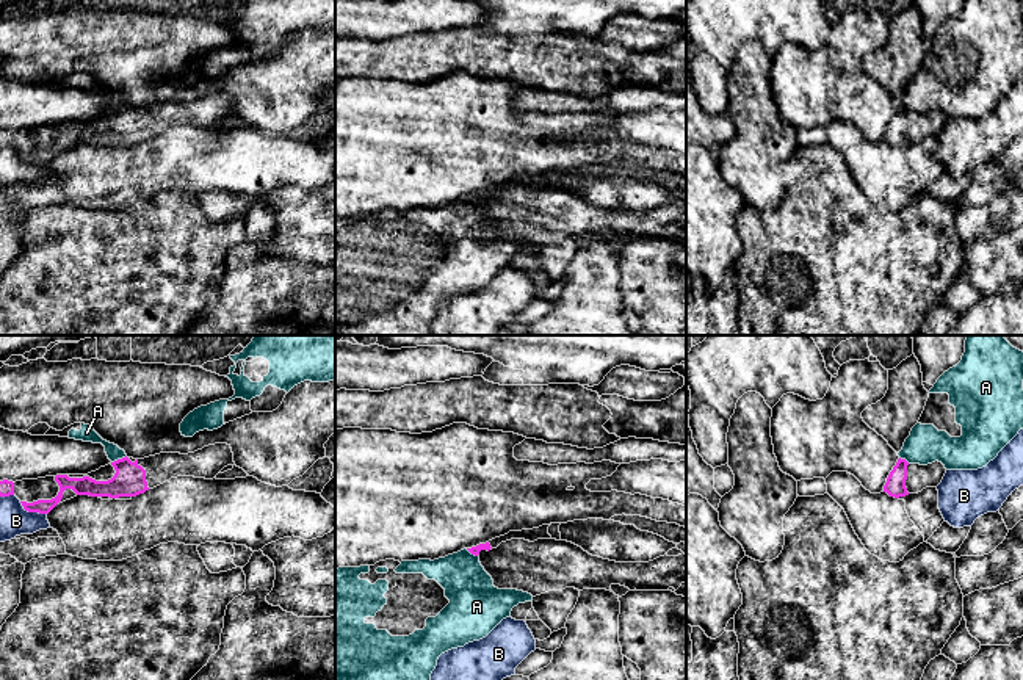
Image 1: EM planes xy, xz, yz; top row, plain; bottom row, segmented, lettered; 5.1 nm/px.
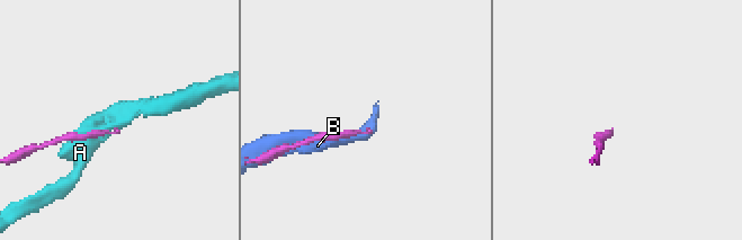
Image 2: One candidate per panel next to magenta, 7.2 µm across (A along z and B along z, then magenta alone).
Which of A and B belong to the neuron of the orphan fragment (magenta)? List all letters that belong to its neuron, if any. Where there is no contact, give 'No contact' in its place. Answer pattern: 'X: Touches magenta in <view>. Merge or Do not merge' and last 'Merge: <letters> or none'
A: Touches magenta in xy. Do not merge
B: Touches magenta in xy. Do not merge
Merge: none

